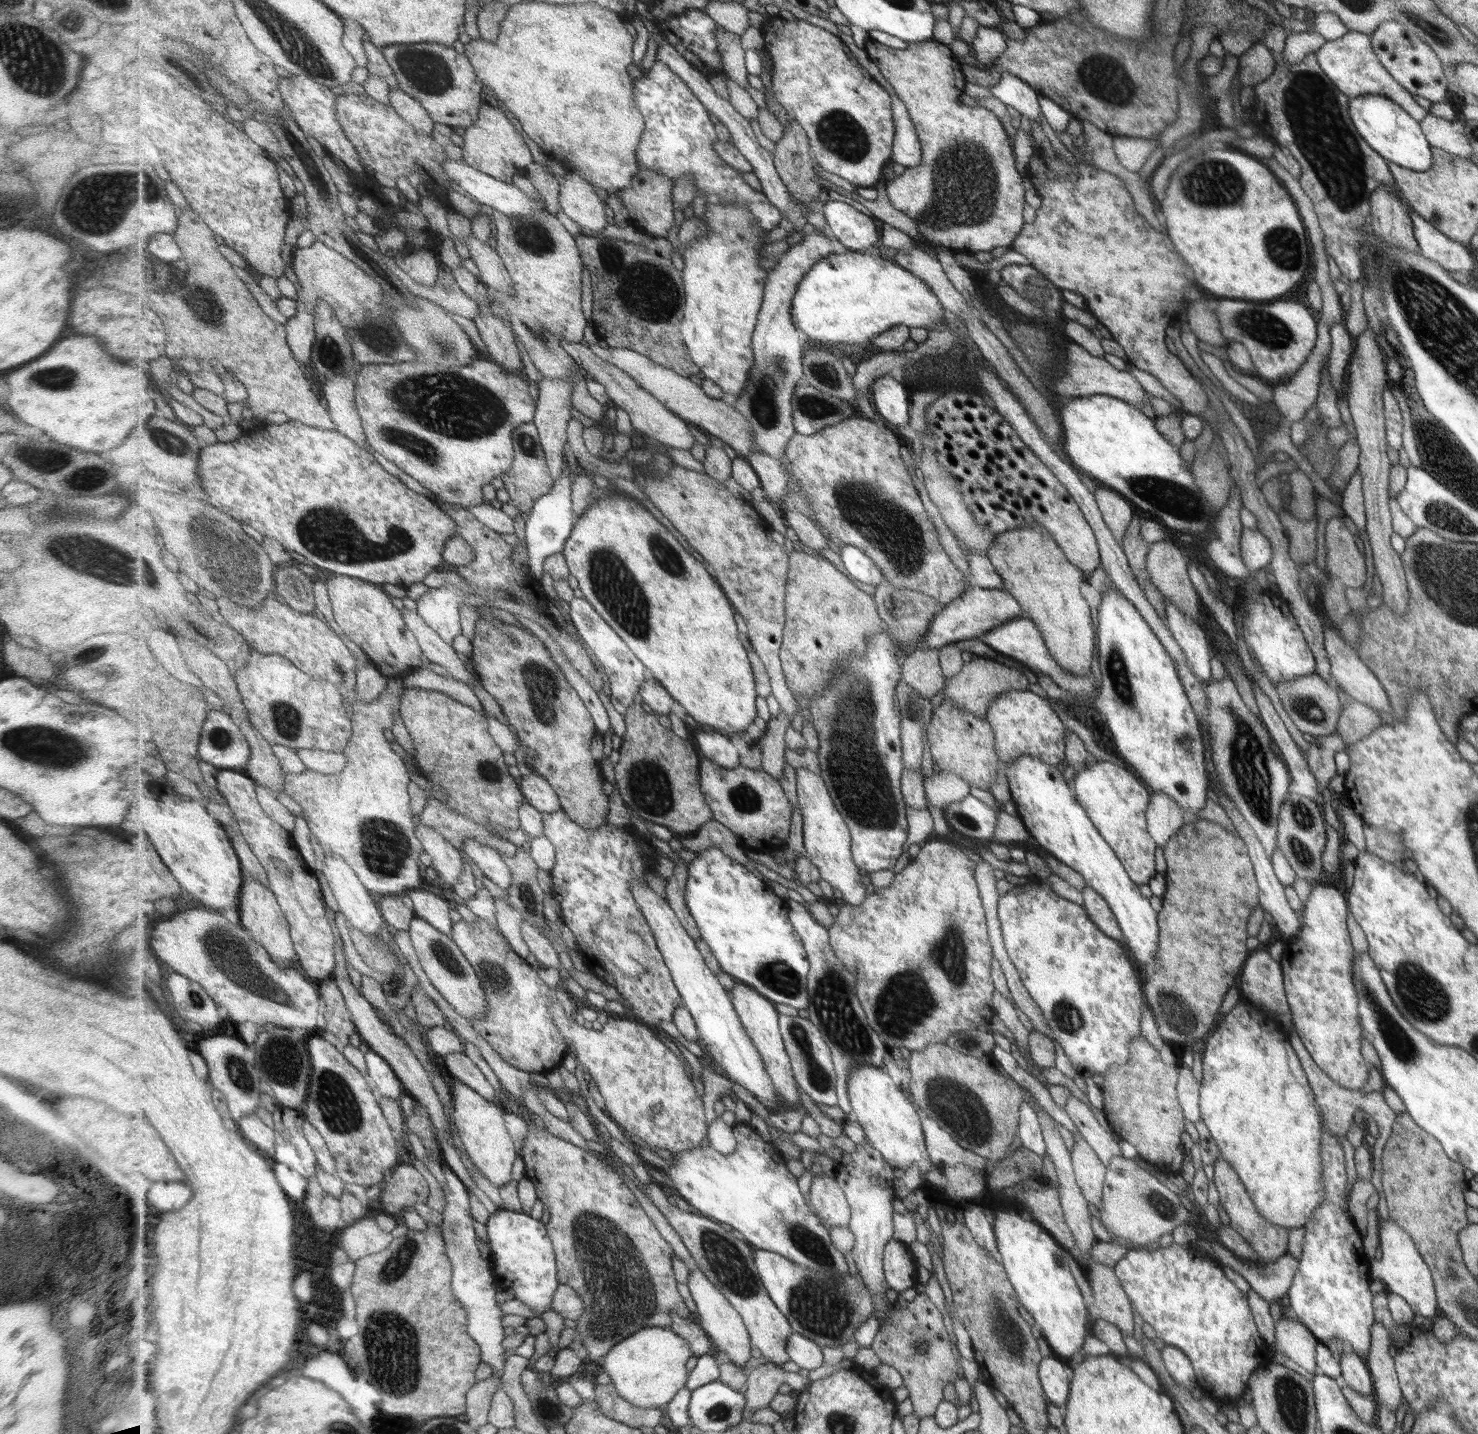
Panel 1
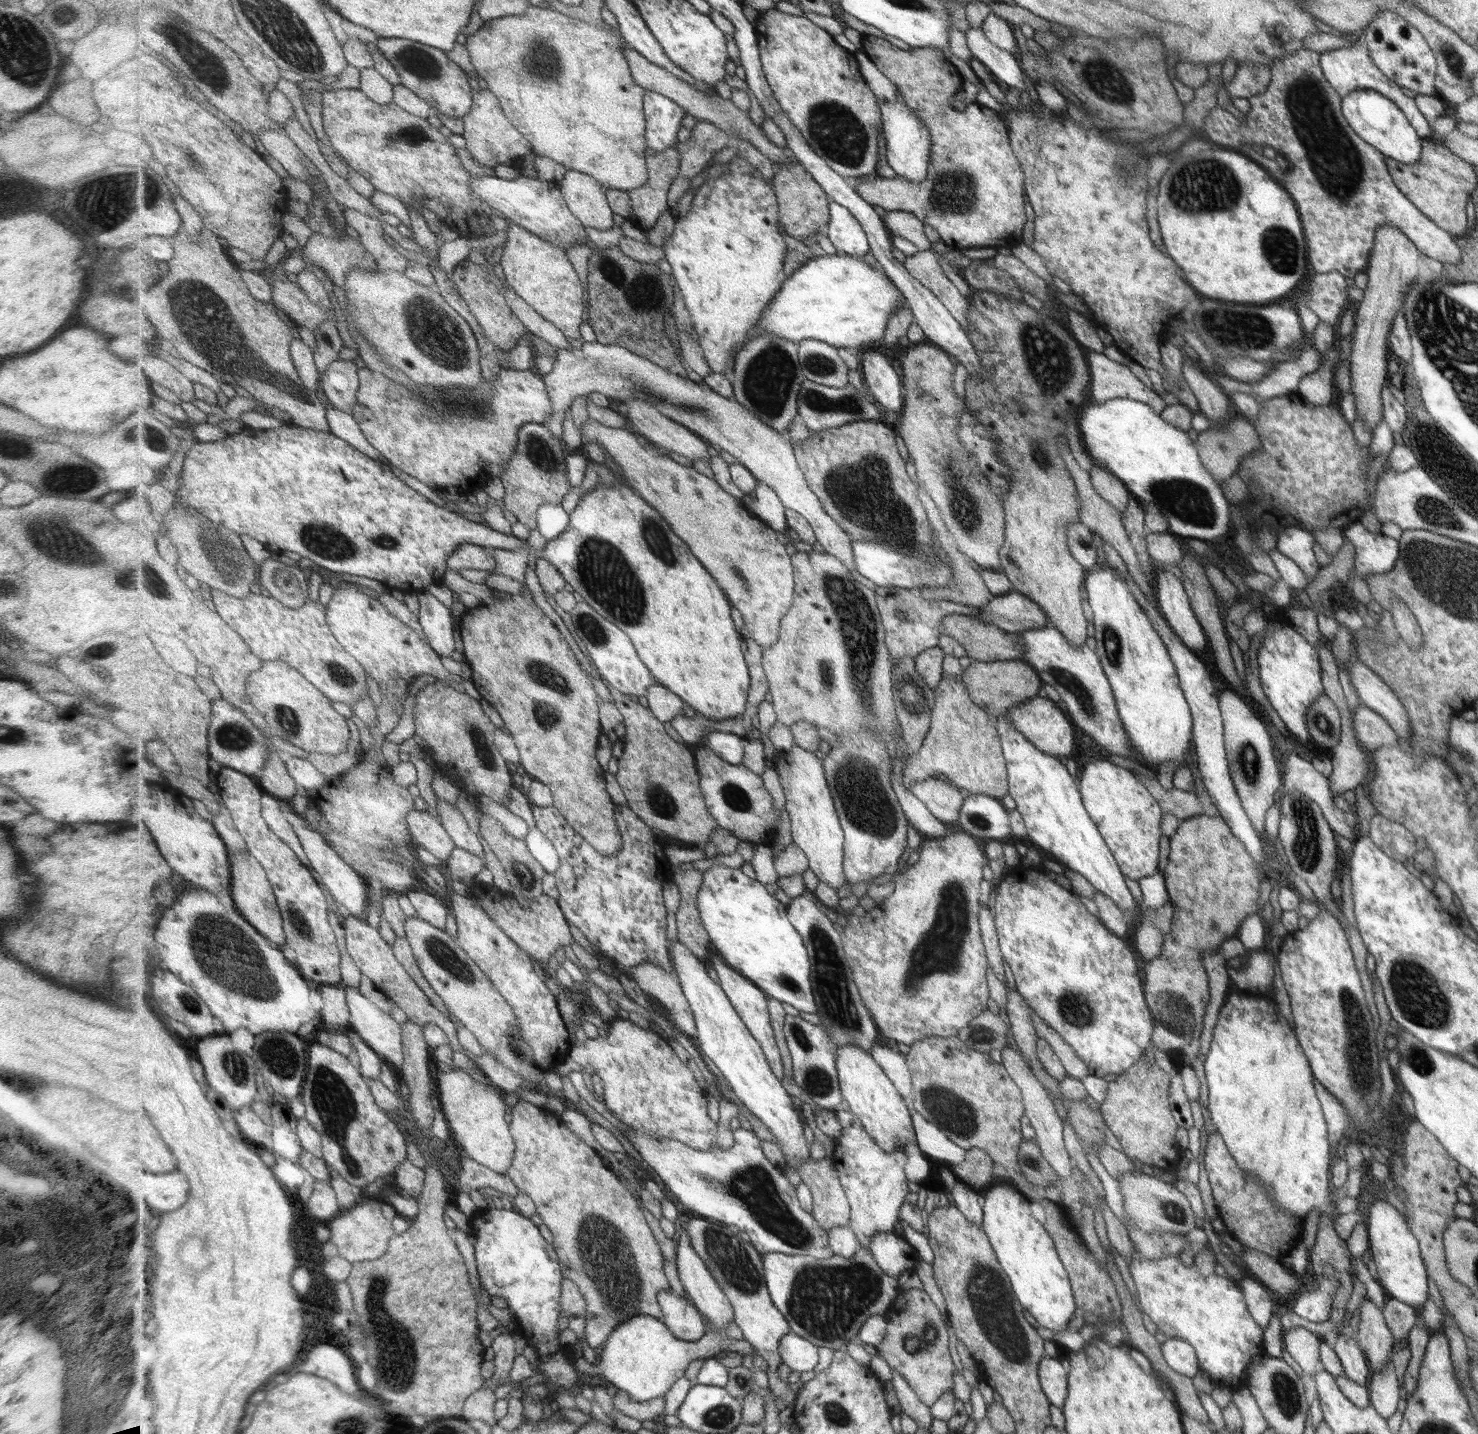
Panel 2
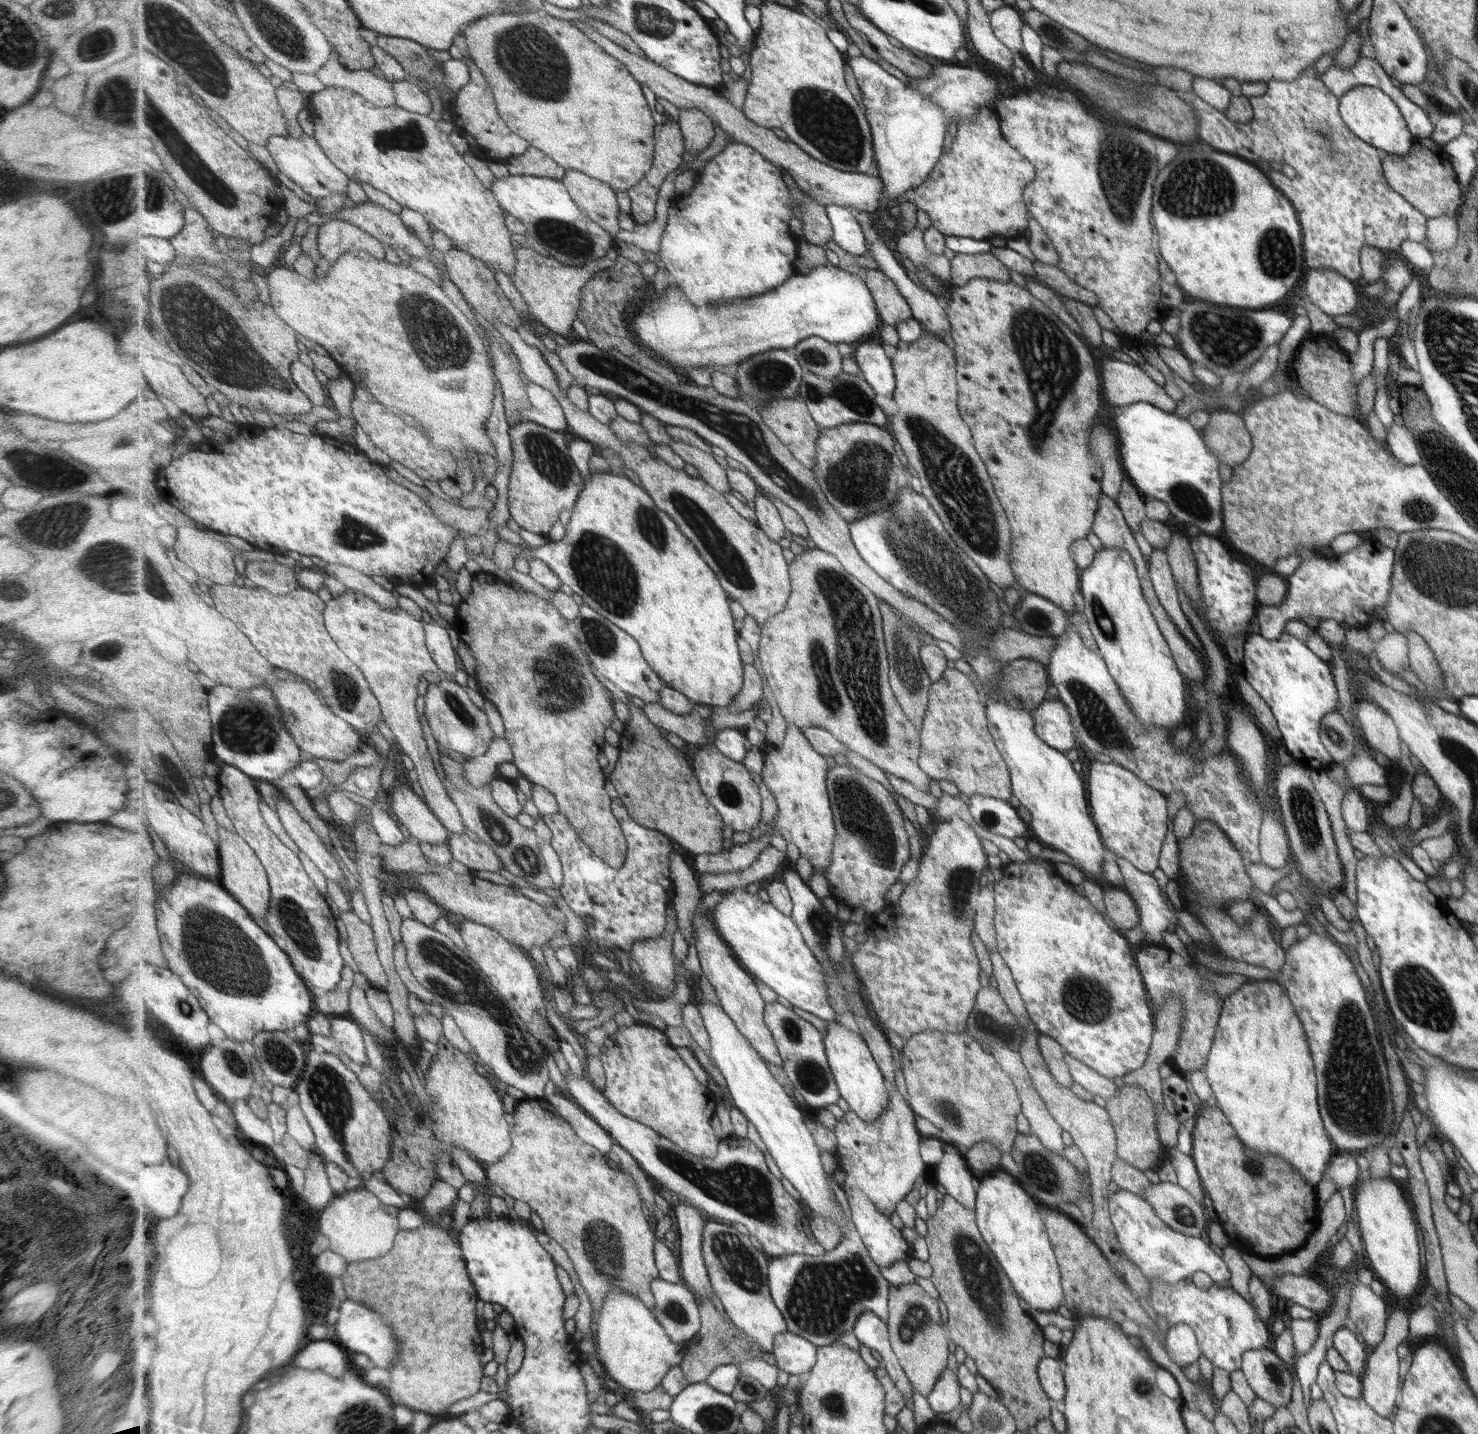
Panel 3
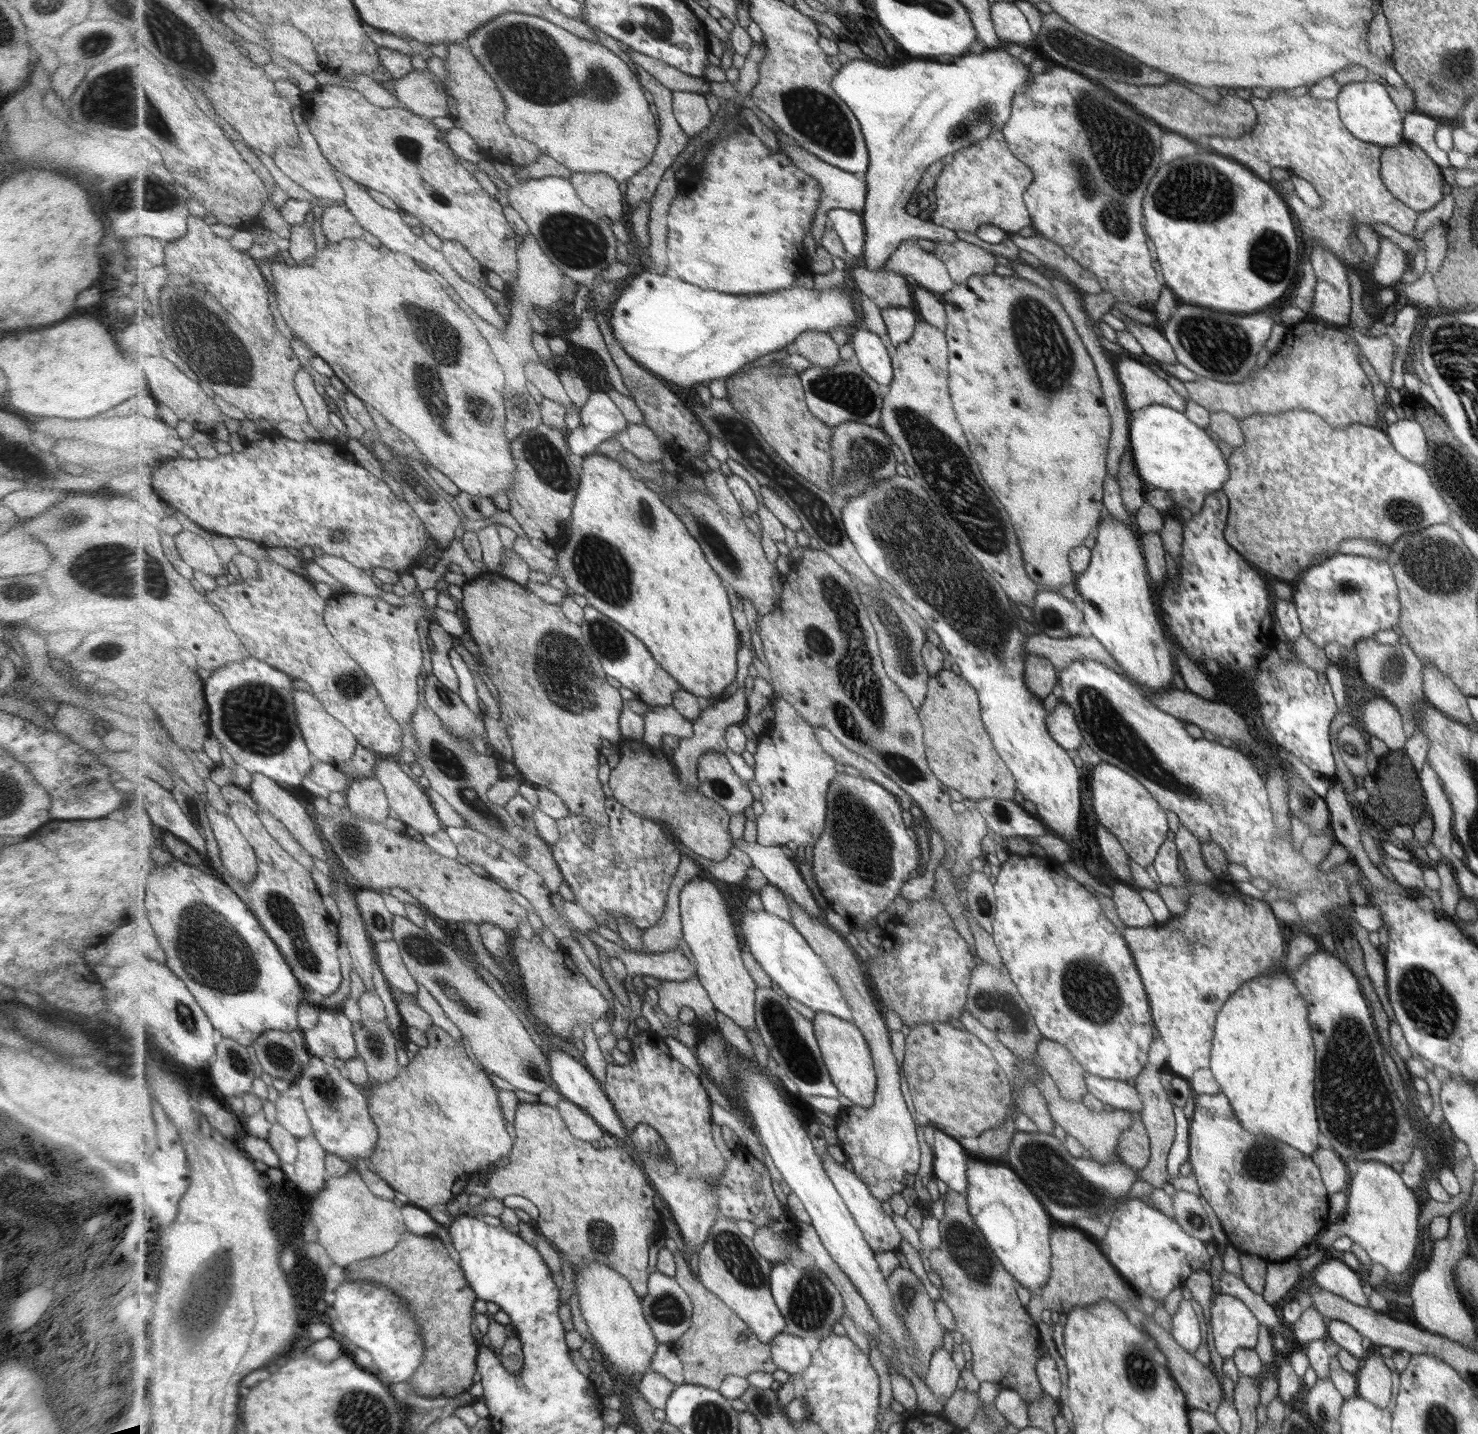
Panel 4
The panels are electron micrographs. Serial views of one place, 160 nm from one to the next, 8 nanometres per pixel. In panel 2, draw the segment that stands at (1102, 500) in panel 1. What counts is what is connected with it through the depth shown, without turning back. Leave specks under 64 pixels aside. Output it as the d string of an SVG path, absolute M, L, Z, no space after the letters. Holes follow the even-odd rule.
M1092 466L1089 470L1089 478L1092 487L1104 498L1108 503L1111 503L1115 509L1121 512L1129 500L1129 492L1123 486L1123 483L1119 482L1117 477L1109 474L1105 468Z

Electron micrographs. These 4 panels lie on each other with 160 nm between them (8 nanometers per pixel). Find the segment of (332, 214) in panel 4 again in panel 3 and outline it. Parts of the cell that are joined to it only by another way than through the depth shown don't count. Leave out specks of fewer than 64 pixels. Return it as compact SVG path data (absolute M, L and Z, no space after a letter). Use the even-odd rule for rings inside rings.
M327 217L317 236L319 252L330 265L347 251L367 251L379 260L385 258L386 246L352 222Z

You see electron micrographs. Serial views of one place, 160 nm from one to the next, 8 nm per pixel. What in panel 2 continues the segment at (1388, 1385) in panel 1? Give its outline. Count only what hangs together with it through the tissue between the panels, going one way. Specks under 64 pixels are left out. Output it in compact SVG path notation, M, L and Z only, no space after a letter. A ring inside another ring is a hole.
M1366 1297L1359 1305L1357 1342L1370 1363L1371 1370L1381 1372L1391 1355L1394 1337L1386 1325L1382 1309Z

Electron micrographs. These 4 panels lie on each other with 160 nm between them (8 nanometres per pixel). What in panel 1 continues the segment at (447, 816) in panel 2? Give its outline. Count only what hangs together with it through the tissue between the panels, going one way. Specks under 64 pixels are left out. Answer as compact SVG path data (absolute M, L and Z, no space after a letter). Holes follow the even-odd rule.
M465 839L462 850L489 881L509 894L513 875L511 875L509 865L503 860L502 854L497 849L487 847L477 839Z

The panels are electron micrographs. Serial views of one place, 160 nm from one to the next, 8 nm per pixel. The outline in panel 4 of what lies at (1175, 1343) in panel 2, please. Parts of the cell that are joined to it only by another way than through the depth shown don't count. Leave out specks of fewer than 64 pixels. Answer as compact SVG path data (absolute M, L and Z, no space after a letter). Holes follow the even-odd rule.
M1181 1299L1176 1312L1172 1315L1169 1333L1173 1340L1188 1353L1195 1352L1201 1342L1199 1320L1191 1309L1188 1300Z

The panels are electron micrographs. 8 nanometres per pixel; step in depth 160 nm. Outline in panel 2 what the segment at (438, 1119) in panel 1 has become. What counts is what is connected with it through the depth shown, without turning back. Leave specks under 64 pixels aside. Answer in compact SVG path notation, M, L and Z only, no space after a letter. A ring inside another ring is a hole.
M347 987L346 1000L351 1030L358 1032L383 1060L402 1072L405 1062L402 1024L369 1002L357 988Z

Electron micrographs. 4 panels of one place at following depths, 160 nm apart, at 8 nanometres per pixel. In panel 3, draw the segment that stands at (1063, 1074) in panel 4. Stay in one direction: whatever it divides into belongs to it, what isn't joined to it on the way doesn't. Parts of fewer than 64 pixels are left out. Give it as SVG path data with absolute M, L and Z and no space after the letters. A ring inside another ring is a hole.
M1039 1032L1036 1034L1036 1043L1042 1059L1045 1061L1055 1082L1069 1089L1074 1080L1071 1078L1070 1071L1067 1068L1062 1046L1059 1046L1059 1043L1052 1038Z

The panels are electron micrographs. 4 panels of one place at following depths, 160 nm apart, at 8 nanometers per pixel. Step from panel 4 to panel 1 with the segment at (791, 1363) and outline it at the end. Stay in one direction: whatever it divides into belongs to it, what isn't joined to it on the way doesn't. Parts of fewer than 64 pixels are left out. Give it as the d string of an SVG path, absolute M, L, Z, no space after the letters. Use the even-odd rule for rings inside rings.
M793 1332L788 1341L787 1353L799 1368L811 1371L824 1366L822 1349L817 1342Z

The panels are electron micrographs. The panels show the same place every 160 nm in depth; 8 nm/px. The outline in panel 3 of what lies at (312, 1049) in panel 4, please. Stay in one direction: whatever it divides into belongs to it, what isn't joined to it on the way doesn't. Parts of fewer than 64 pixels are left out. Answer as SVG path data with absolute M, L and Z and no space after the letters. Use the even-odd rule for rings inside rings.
M346 1016L331 1018L331 1036L312 1034L310 1040L314 1048L333 1054L345 1053L352 1066L363 1066L368 1064L368 1060L361 1027L357 1021Z

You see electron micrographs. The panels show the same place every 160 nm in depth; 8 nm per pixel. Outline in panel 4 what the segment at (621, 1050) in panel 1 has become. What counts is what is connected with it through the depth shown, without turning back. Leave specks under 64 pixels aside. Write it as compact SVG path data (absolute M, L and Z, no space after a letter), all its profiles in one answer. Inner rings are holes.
M644 1030L639 1031L631 1043L630 1057L633 1057L633 1060L628 1065L615 1065L615 1063L608 1065L608 1077L603 1084L604 1090L610 1101L614 1103L627 1130L635 1131L639 1125L643 1124L655 1127L655 1130L660 1132L663 1140L668 1144L668 1149L671 1151L669 1159L671 1160L661 1162L659 1158L649 1156L647 1153L640 1154L639 1157L644 1163L644 1169L651 1178L652 1184L670 1207L679 1232L683 1236L686 1251L696 1250L699 1254L720 1216L716 1186L728 1167L721 1150L715 1144L715 1138L713 1138L711 1098L709 1098L707 1090L703 1088L703 1084L699 1083L699 1077L671 1056L671 1050L665 1044L663 1037Z

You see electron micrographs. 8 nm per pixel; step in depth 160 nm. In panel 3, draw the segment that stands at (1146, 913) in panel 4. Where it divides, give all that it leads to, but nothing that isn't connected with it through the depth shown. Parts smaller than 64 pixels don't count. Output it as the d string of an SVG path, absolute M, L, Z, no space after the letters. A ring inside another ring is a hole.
M1112 887L1104 890L1103 904L1108 920L1113 922L1121 932L1139 926L1141 919L1138 908L1123 889Z

